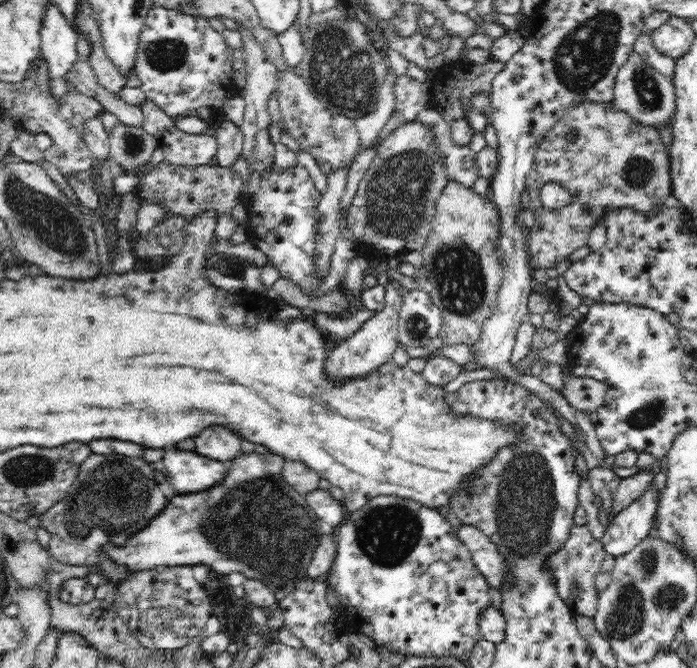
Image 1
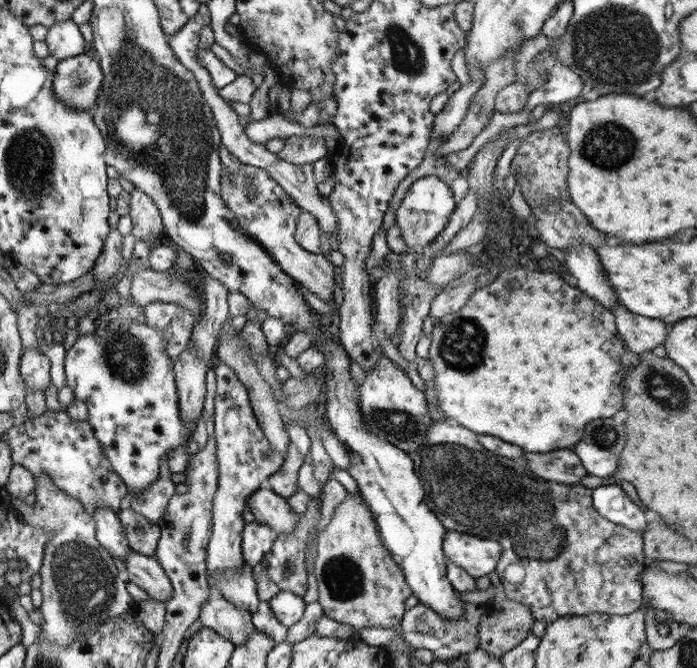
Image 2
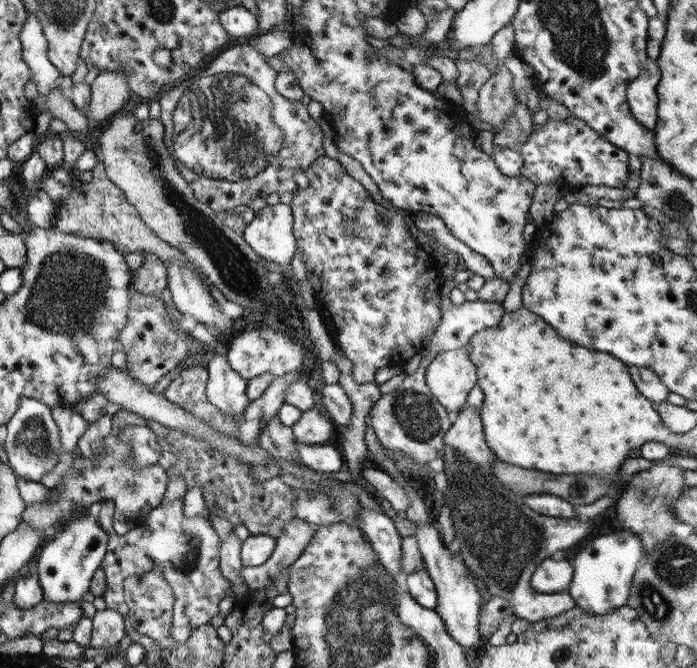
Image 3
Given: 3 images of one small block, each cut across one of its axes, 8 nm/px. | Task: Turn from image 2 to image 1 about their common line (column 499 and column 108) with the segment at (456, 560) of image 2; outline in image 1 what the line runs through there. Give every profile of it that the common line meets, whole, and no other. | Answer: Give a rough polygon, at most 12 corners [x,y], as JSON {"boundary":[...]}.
{"boundary":[[240,454],[222,484],[176,494],[123,546],[134,572],[204,563],[279,604],[325,527]]}

